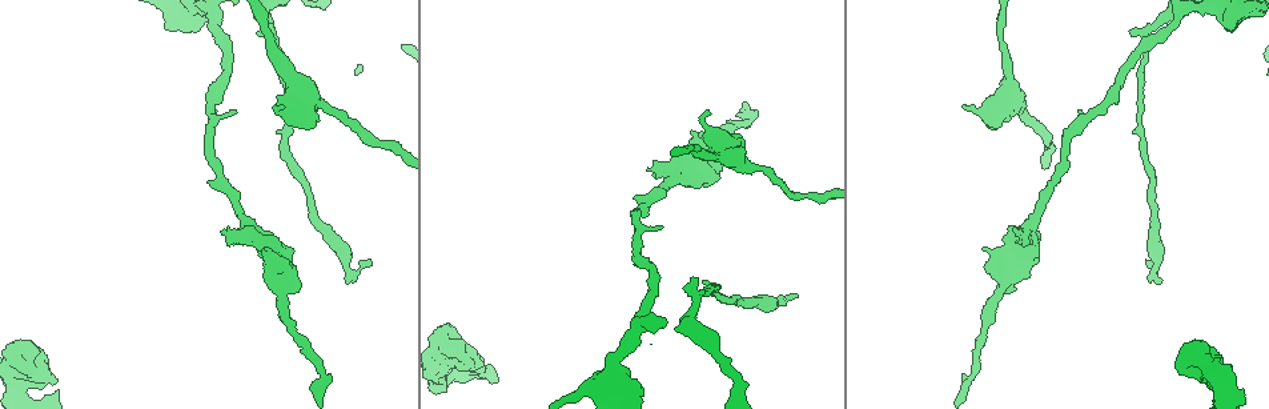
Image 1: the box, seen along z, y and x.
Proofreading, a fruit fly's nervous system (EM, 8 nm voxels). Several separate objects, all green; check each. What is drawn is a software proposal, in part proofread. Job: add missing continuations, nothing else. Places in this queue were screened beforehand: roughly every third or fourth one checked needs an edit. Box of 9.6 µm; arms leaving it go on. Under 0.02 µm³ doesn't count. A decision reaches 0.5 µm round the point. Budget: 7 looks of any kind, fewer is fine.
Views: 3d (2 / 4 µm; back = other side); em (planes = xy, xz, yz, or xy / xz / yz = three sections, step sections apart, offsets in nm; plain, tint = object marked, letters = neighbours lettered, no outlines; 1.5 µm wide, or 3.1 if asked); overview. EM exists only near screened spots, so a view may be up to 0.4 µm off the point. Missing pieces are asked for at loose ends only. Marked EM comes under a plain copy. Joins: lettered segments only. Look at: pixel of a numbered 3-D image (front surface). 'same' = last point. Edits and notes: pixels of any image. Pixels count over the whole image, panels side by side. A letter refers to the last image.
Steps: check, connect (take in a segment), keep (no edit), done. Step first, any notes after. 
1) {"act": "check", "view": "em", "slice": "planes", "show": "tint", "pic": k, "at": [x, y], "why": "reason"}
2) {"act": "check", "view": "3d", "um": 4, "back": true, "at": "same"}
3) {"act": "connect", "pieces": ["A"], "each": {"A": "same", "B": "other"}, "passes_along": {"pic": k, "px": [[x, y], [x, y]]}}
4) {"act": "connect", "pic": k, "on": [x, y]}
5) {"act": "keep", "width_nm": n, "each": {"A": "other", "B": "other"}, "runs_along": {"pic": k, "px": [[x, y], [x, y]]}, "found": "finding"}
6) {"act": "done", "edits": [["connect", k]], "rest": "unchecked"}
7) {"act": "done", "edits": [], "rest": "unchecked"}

{"act": "check", "view": "em", "slice": "planes", "show": "letters", "pic": 1, "at": [967, 106]}

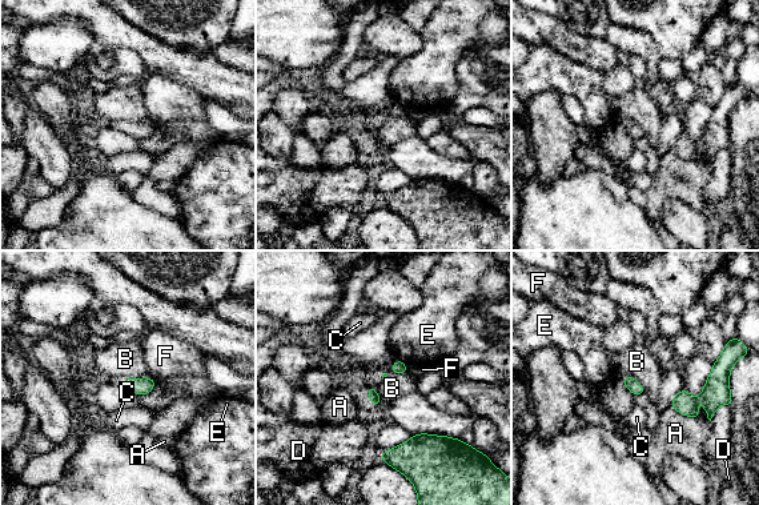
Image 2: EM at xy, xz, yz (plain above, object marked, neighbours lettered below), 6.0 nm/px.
{"act": "keep", "each": {"A": "other", "B": "other", "C": "other", "D": "other", "E": "other", "F": "other"}, "border": {"pic": 2, "px": [[152, 379], [127, 377], [123, 381]]}, "found": "none of them fits"}

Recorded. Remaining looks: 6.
{"act": "check", "view": "em", "slice": "planes", "show": "letters", "pic": 1, "at": [1023, 246], "why": "free end"}

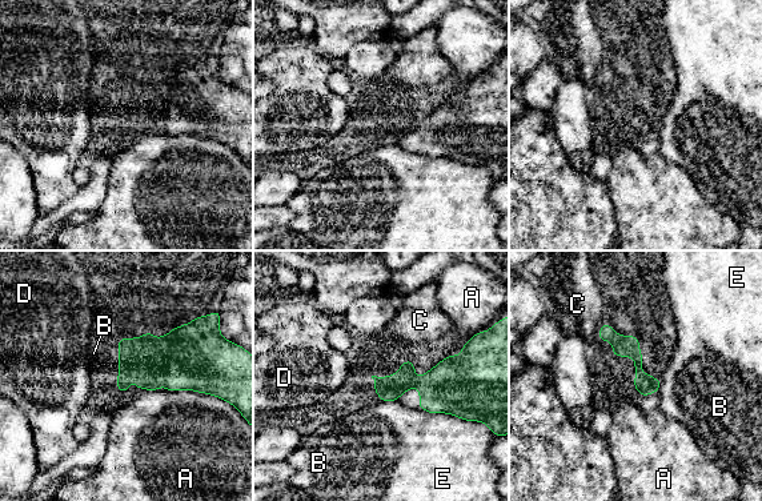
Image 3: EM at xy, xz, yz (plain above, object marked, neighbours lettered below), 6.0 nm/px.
{"act": "keep", "each": {"A": "other", "B": "other", "C": "other", "D": "other", "E": "other"}, "border": {"pic": 3, "px": [[164, 388], [193, 389], [217, 397]]}, "found": "no lettered segment goes on from it"}

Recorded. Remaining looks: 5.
{"act": "check", "view": "3d", "um": 2, "pic": 1, "at": [48, 381], "why": "branch stops here"}

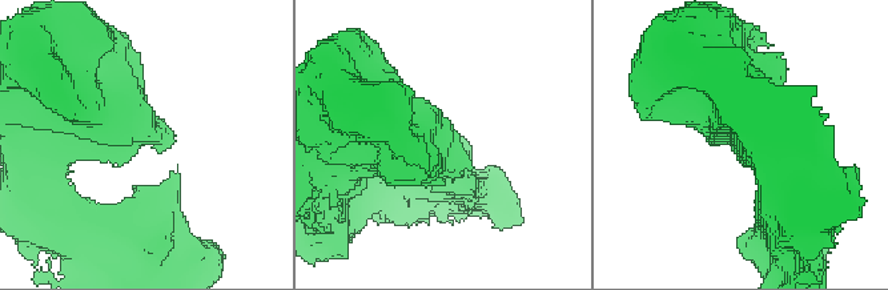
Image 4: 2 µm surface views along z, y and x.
{"act": "check", "view": "em", "slice": "xz", "step": 8, "show": "letters", "pic": 4, "at": [147, 137], "why": "shape alone is not enough"}

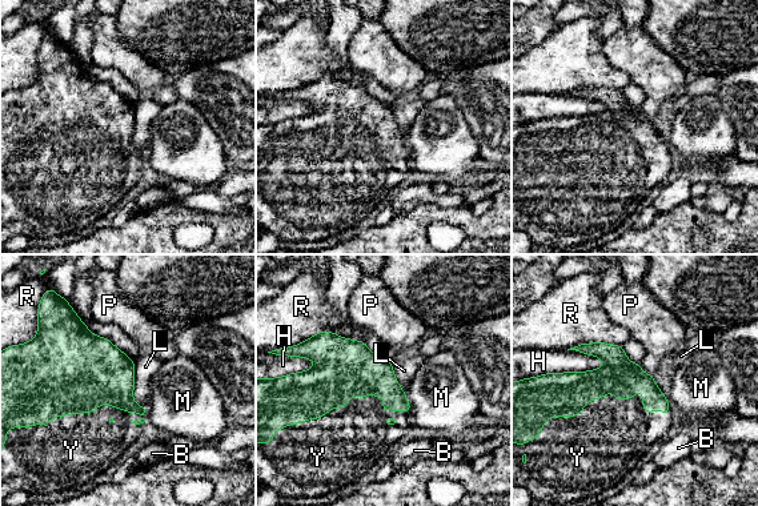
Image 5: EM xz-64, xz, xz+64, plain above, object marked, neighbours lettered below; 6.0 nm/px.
{"act": "check", "view": "em", "slice": "planes", "show": "letters", "at": "same"}

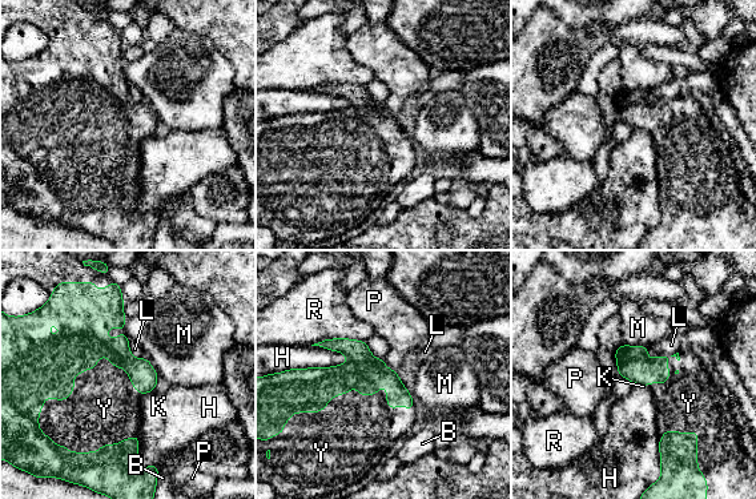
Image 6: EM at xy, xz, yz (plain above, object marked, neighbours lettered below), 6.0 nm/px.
{"act": "connect", "pieces": ["Y"], "longest_contact_nm": ["Y", 700], "each": {"B": "other", "H": "other", "K": "other", "L": "other", "M": "other", "P": "other", "R": "other", "Y": "same"}, "found": "it goes on there"}

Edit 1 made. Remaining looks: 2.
{"act": "done", "edits": [["connect", 6]], "rest": "unchecked"}

